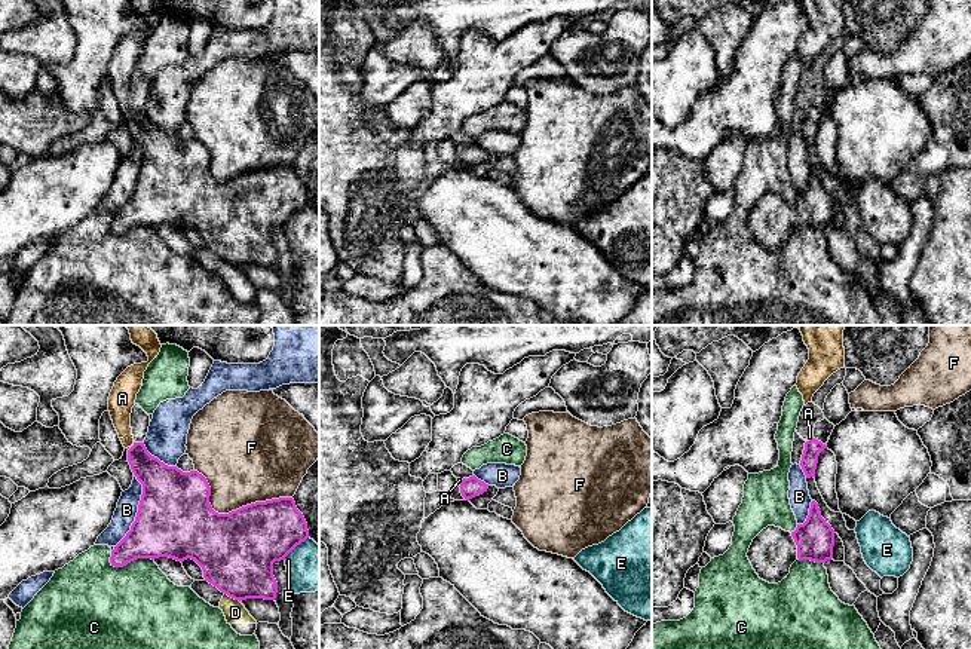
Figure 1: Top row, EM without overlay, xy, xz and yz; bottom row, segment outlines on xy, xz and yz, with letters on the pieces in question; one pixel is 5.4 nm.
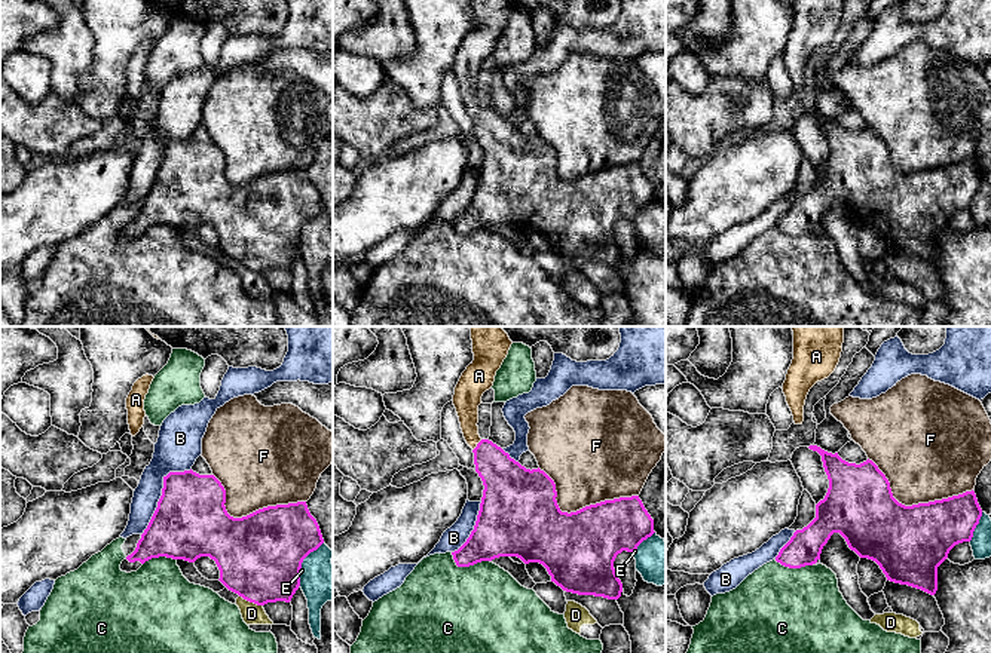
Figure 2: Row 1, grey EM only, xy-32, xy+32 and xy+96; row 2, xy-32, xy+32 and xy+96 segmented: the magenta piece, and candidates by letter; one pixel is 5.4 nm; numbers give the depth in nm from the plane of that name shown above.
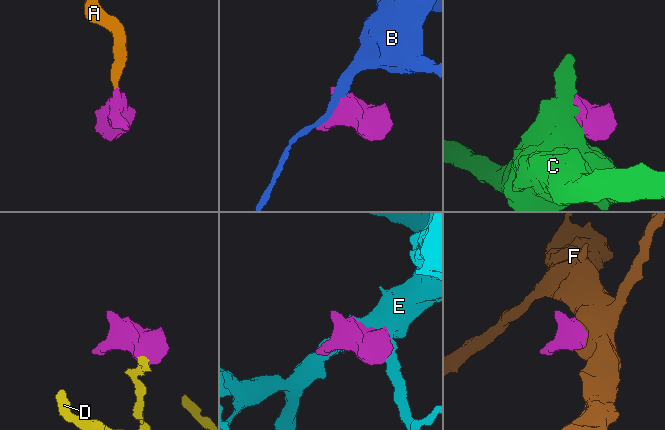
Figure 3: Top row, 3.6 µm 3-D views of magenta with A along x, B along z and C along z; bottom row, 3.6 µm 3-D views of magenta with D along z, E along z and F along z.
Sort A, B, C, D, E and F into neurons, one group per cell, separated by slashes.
A / B / C / D / E / F

